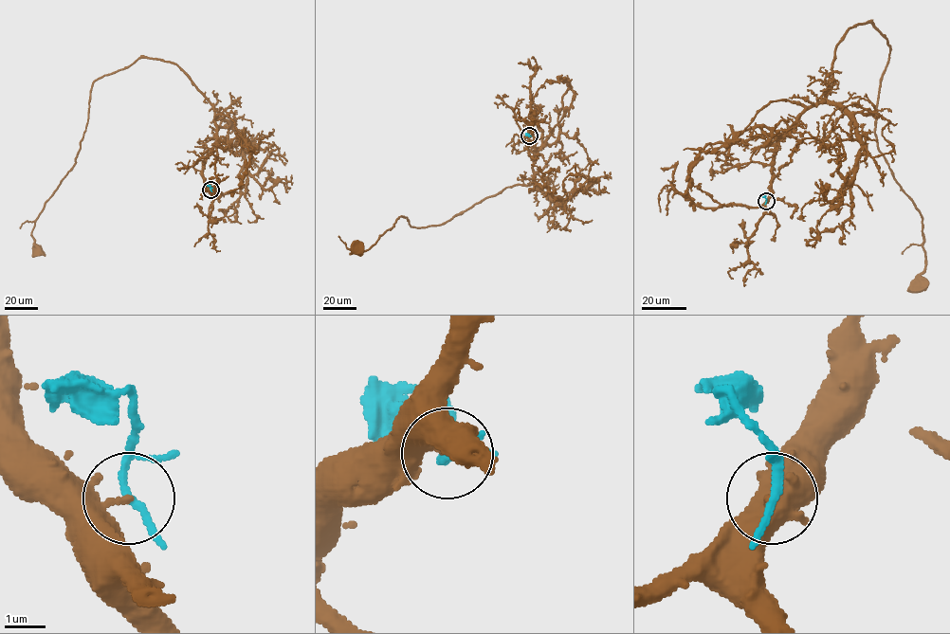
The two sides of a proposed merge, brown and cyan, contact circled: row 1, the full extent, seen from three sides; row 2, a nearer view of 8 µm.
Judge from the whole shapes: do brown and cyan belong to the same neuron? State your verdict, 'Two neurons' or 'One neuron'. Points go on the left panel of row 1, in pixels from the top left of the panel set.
Two neurons

